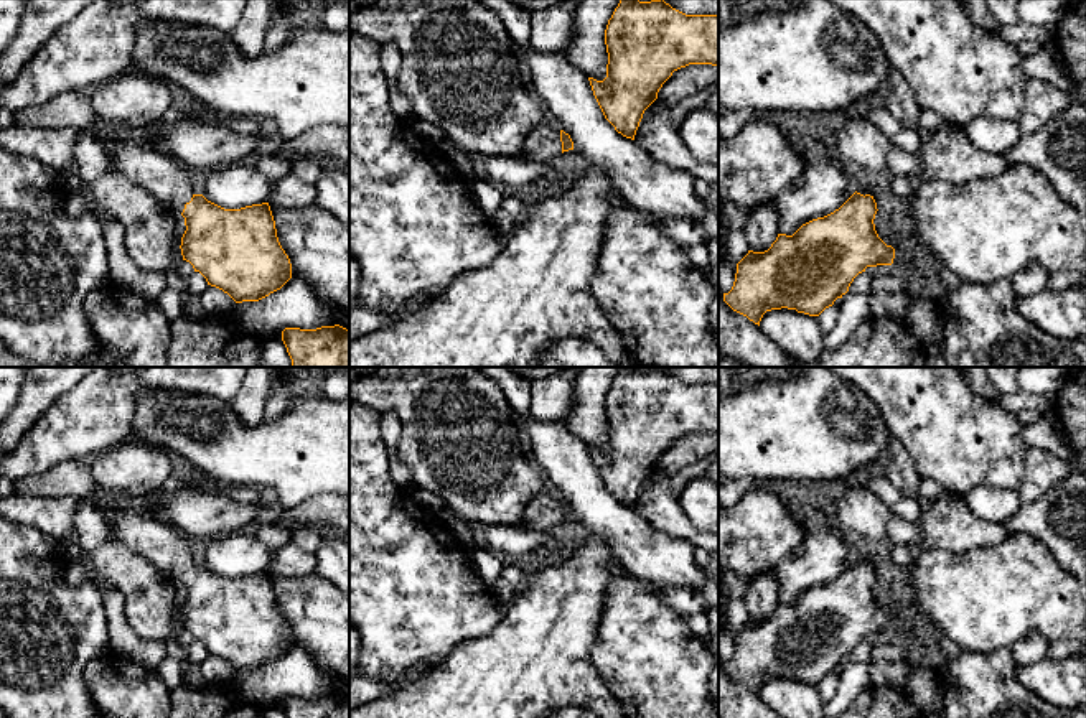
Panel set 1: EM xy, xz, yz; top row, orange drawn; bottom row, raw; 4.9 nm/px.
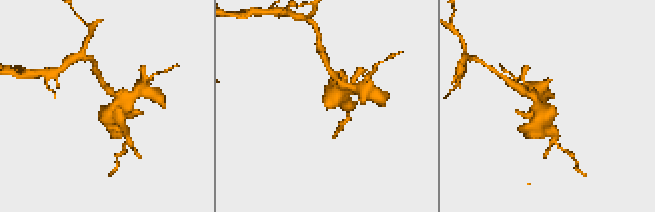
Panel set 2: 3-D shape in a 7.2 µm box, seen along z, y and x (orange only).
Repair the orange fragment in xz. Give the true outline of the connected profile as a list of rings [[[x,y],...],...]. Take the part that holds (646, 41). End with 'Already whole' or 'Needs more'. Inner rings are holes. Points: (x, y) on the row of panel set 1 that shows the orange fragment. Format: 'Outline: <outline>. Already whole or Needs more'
Outline: [[[620,0],[605,30],[606,77],[588,77],[593,96],[618,133],[634,140],[644,110],[674,71],[689,64],[719,68],[719,15],[686,15],[664,0]]]. Already whole

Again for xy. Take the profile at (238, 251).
Outline: [[[97,122],[91,133],[112,155],[120,173],[152,193],[173,214],[185,217],[186,231],[181,237],[183,260],[199,272],[208,285],[227,293],[236,303],[259,301],[280,290],[292,278],[292,263],[282,249],[269,203],[241,209],[224,209],[203,194],[196,194],[190,171],[163,150],[142,140],[137,132],[119,130]]]. Needs more

